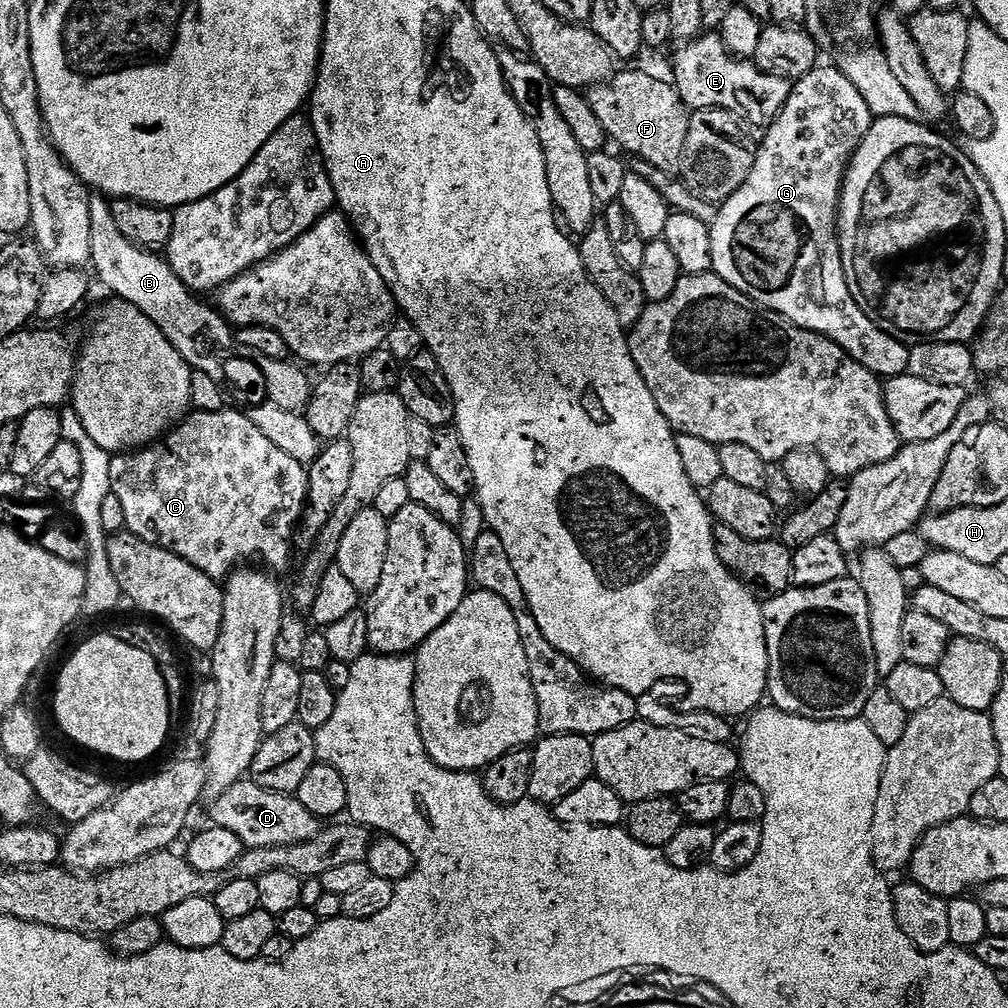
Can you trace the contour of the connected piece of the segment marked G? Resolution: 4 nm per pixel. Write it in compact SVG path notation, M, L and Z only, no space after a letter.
M817 66L811 68L808 73L801 76L799 80L791 85L790 91L787 93L784 101L784 107L777 113L775 120L768 125L763 133L764 141L760 144L760 149L754 152L751 157L750 165L752 169L748 172L748 177L733 191L727 200L719 205L716 213L716 219L712 221L710 227L710 250L712 251L712 271L730 286L734 286L734 290L738 290L742 294L746 294L754 302L758 302L763 308L769 308L771 312L782 314L790 322L794 322L800 328L805 328L811 332L820 332L823 336L830 337L838 346L842 346L842 350L846 350L855 358L862 366L866 366L866 370L875 372L881 378L890 376L903 376L908 371L908 363L910 362L910 348L903 339L891 336L890 333L884 332L875 322L869 318L858 306L858 302L854 302L854 298L850 294L850 286L846 286L846 274L844 268L840 264L840 241L838 239L838 209L840 207L840 189L844 182L844 173L848 167L850 159L850 150L855 150L860 144L860 140L868 133L868 128L872 125L873 114L866 106L866 102L862 98L862 94L858 94L858 89L854 87L854 82L850 82L850 78L846 78L846 74L842 74L839 68L829 66Z

